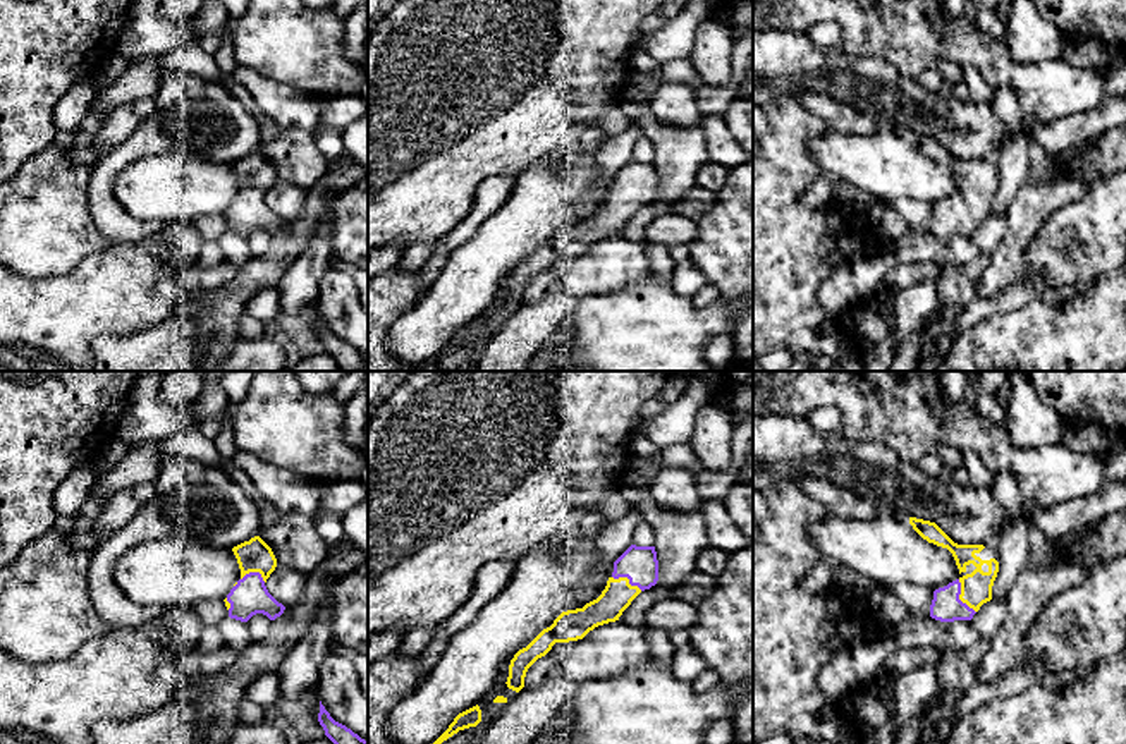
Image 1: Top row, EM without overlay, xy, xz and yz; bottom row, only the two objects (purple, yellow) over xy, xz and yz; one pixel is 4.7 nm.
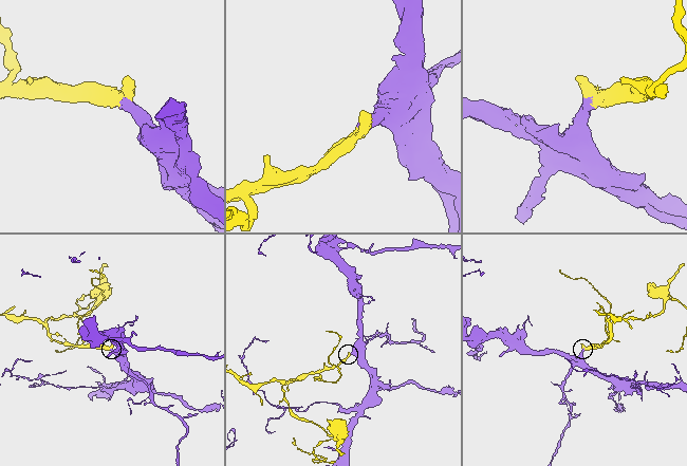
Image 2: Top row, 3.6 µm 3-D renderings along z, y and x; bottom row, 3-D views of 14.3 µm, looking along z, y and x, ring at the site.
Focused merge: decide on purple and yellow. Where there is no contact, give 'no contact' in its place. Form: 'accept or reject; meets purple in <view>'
accept; meets purple in yz

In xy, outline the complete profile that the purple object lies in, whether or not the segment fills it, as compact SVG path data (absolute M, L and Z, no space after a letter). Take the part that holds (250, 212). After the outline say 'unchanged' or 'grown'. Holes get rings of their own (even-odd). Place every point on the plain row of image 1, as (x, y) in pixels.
M254 151L234 162L232 167L241 184L241 194L223 215L229 232L241 237L248 237L256 229L263 229L270 235L280 232L285 222L265 201L277 182L272 163L260 151Z; grown

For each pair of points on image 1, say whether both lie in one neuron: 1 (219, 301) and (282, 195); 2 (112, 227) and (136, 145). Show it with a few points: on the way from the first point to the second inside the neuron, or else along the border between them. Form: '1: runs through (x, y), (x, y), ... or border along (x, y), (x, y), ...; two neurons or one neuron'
1: border along (308, 191), (305, 210), (286, 222); two neurons
2: runs through (104, 207), (104, 176), (116, 164); one neuron

